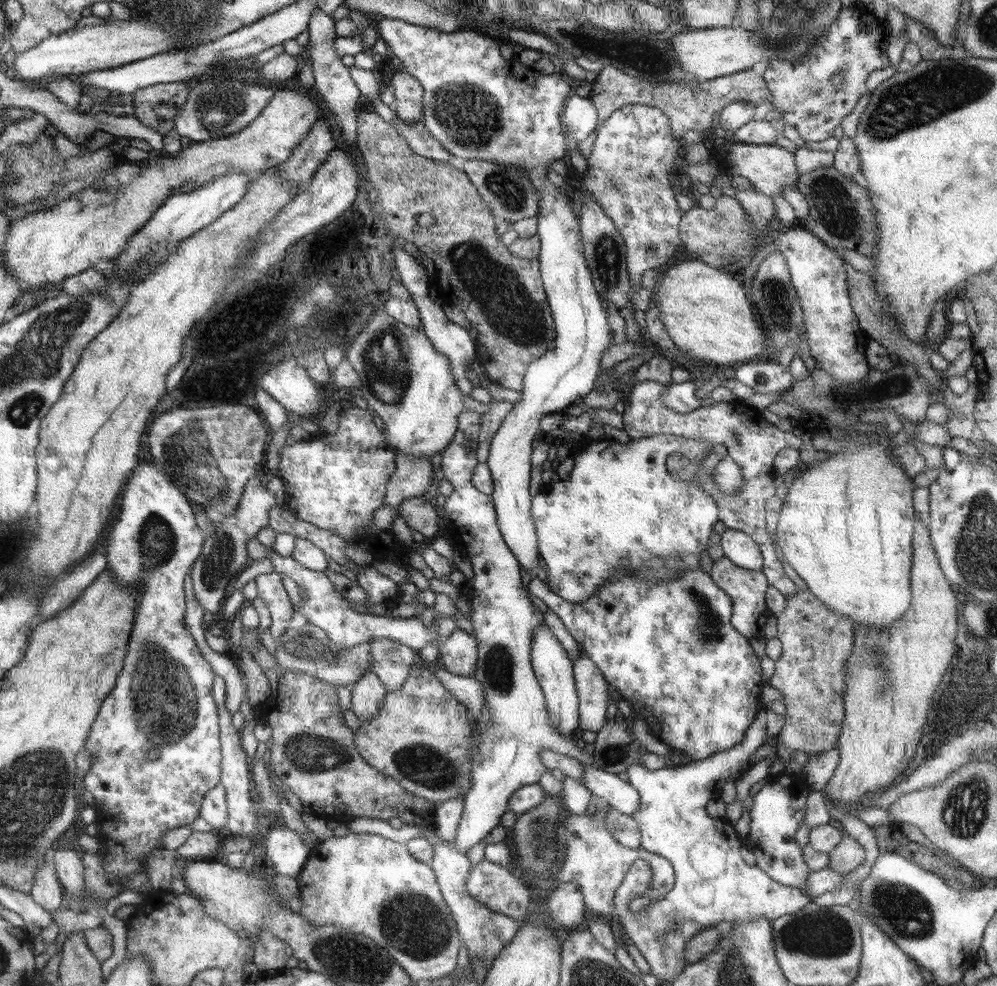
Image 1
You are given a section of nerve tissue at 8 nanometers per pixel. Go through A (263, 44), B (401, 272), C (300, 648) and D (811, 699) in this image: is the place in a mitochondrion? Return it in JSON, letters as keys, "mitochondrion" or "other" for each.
{"A":"other","B":"other","C":"mitochondrion","D":"other"}

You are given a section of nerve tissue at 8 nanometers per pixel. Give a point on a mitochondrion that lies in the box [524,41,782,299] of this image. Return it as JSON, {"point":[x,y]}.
{"point":[606,259]}

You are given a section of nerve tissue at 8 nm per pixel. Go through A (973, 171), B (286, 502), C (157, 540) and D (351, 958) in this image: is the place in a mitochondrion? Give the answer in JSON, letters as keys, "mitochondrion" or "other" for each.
{"A":"other","B":"other","C":"mitochondrion","D":"mitochondrion"}

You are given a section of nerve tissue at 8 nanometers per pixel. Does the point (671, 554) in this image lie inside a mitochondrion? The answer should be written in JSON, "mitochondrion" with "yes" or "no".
{"mitochondrion":"yes"}

